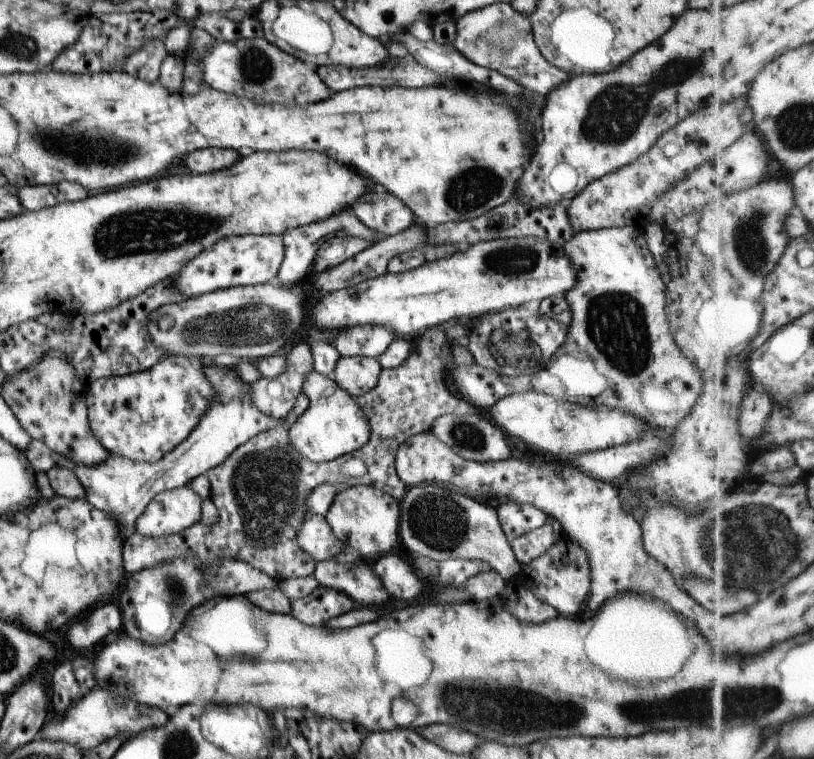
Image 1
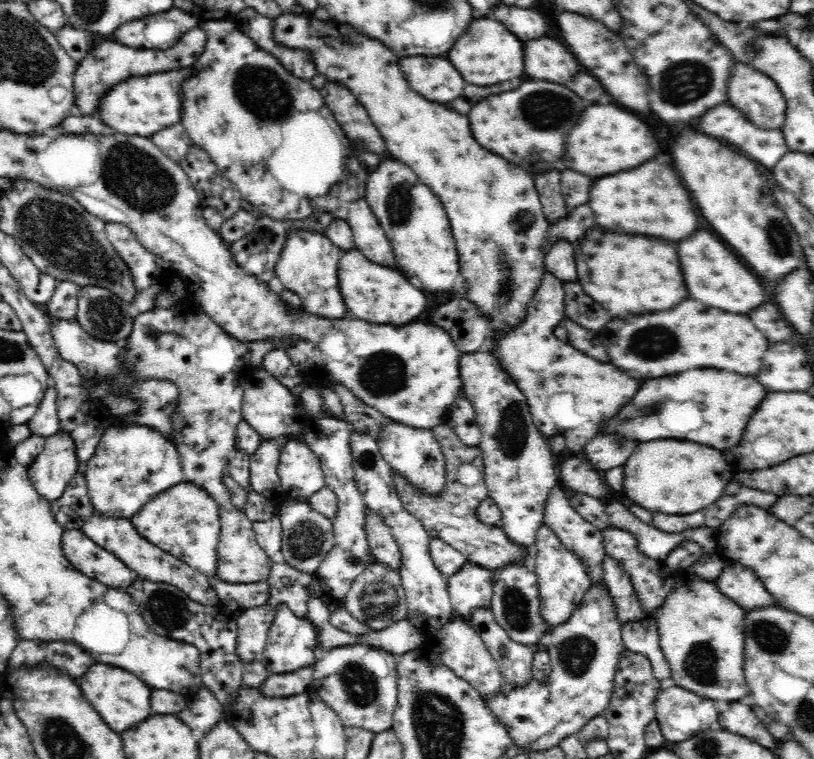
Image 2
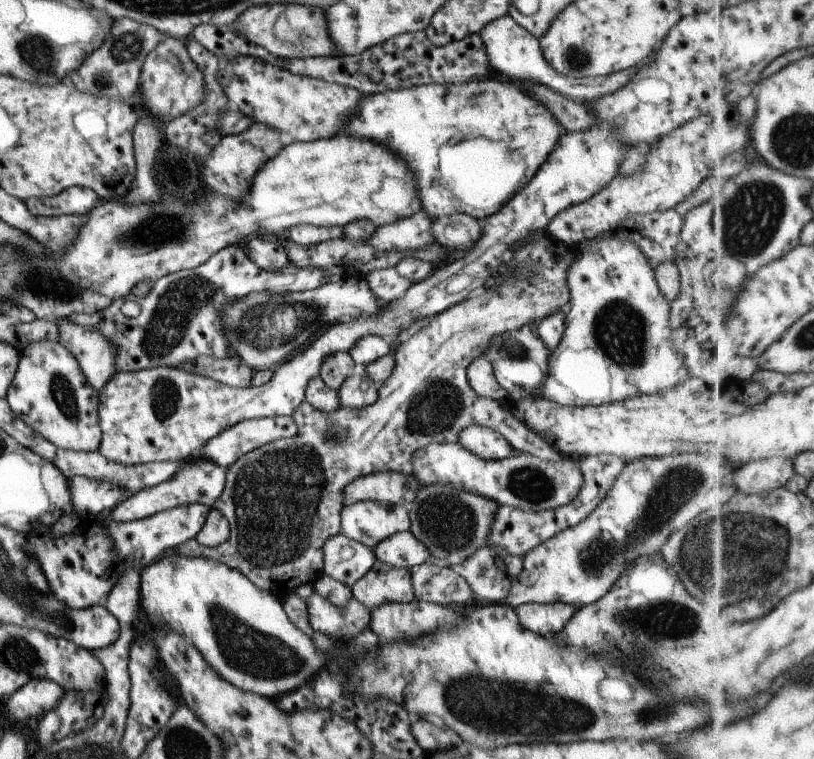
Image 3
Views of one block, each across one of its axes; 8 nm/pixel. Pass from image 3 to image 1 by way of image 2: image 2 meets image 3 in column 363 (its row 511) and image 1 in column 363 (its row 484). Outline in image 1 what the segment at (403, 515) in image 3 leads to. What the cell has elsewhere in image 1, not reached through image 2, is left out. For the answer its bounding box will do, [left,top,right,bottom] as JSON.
[325,484,399,557]

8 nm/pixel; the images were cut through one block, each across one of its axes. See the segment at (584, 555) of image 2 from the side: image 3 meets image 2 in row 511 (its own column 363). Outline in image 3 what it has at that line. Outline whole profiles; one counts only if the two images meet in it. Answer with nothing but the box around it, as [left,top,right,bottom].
[321,533,376,586]

